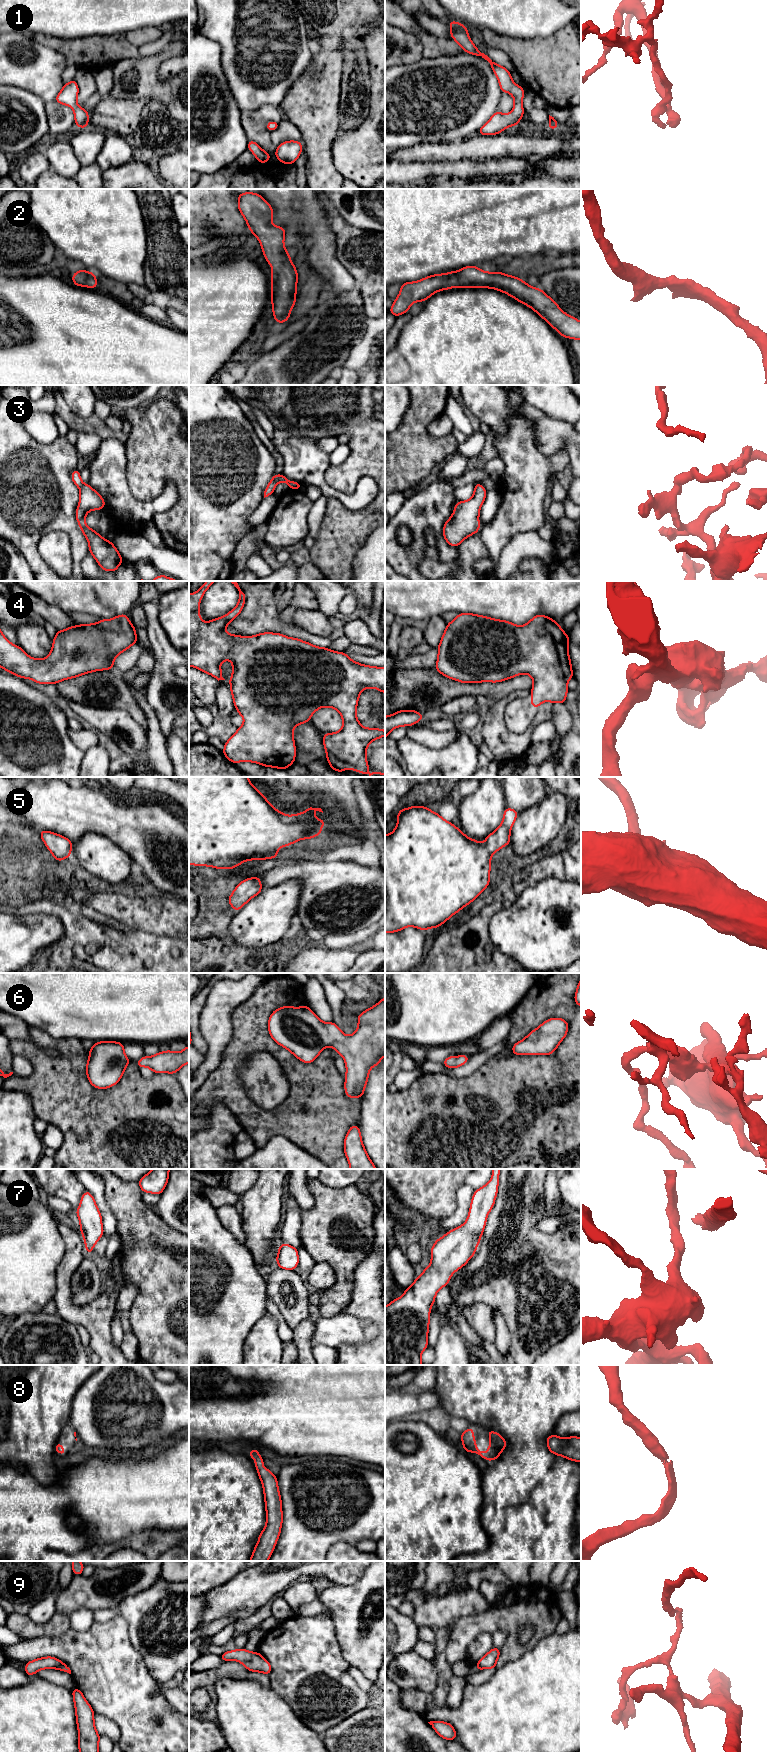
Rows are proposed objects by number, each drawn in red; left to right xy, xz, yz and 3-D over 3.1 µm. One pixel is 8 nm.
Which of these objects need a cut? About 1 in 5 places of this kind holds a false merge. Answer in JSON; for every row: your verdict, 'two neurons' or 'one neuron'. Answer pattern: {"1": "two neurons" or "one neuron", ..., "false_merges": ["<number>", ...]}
{"1": "one neuron", "2": "one neuron", "3": "two neurons", "4": "one neuron", "5": "one neuron", "6": "one neuron", "7": "one neuron", "8": "one neuron", "9": "two neurons", "false_merges": ["3", "9"]}

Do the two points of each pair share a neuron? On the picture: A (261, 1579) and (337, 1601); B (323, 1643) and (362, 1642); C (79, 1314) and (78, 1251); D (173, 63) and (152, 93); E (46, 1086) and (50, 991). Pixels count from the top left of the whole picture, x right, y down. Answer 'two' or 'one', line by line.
A: two
B: two
C: one
D: two
E: two

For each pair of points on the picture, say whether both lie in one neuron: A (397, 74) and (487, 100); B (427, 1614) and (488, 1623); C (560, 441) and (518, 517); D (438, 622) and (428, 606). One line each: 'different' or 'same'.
A: same
B: different
C: different
D: different

